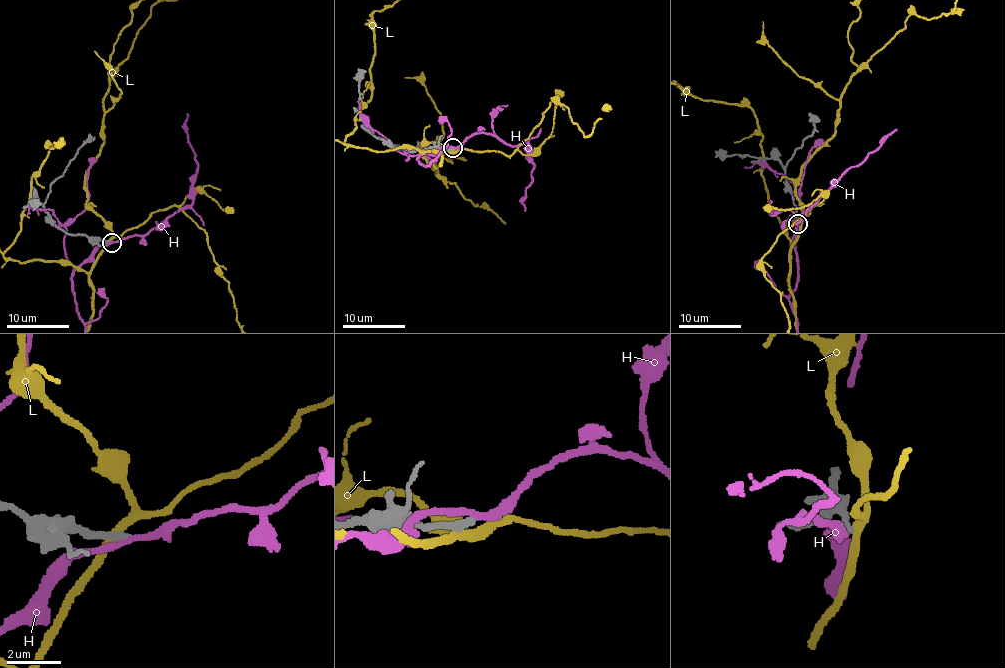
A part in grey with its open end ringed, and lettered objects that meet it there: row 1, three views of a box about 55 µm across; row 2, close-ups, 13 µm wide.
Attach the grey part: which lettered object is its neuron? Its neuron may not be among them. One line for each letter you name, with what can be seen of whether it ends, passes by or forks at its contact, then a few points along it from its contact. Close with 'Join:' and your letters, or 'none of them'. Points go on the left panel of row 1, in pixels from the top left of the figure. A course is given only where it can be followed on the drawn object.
Join: none of them

